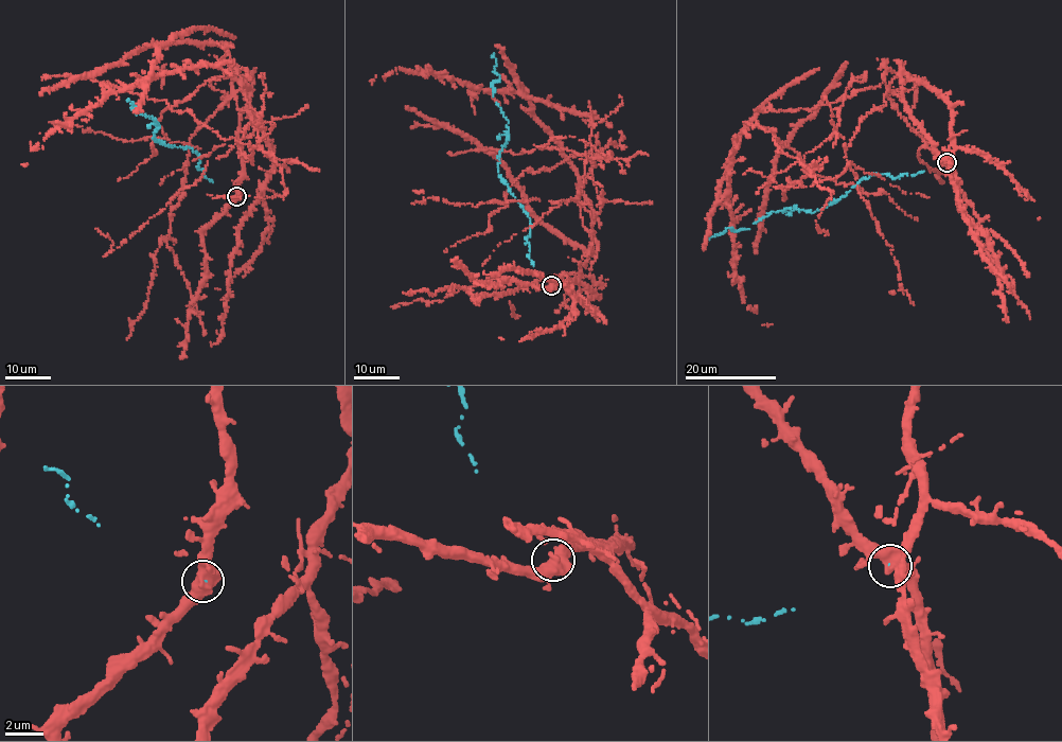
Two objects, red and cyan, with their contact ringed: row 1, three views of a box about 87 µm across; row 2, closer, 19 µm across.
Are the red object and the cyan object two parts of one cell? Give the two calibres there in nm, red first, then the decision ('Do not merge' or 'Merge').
Thickness 500 nm (red) against 50 nm. Do not merge

